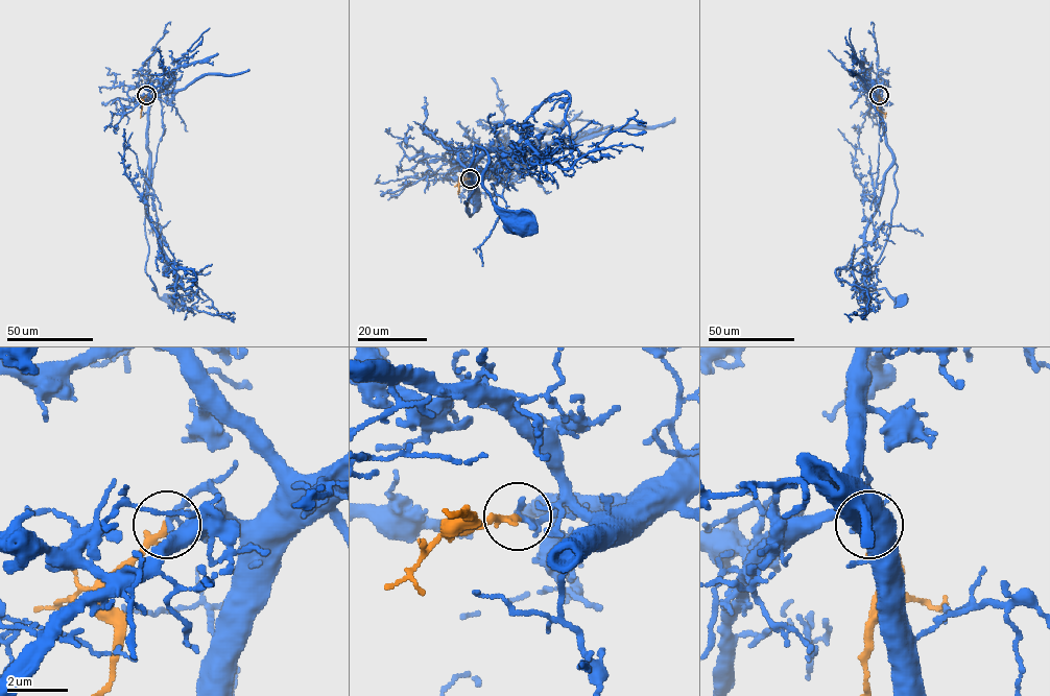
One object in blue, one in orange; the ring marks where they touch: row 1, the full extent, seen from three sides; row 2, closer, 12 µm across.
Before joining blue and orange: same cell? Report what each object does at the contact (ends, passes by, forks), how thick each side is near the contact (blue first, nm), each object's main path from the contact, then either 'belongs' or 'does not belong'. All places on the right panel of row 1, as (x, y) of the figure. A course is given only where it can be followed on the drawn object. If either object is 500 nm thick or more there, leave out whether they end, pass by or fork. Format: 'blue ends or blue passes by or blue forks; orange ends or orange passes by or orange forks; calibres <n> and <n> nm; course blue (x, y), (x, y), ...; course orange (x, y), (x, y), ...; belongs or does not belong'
blue ends; orange ends; calibres 260 and 240 nm; course blue (879, 95), (885, 144), (897, 166), (898, 198), (882, 254), (862, 282), (869, 290), (884, 288), (903, 301); course orange (879, 95), (877, 110), (884, 118); belongs

